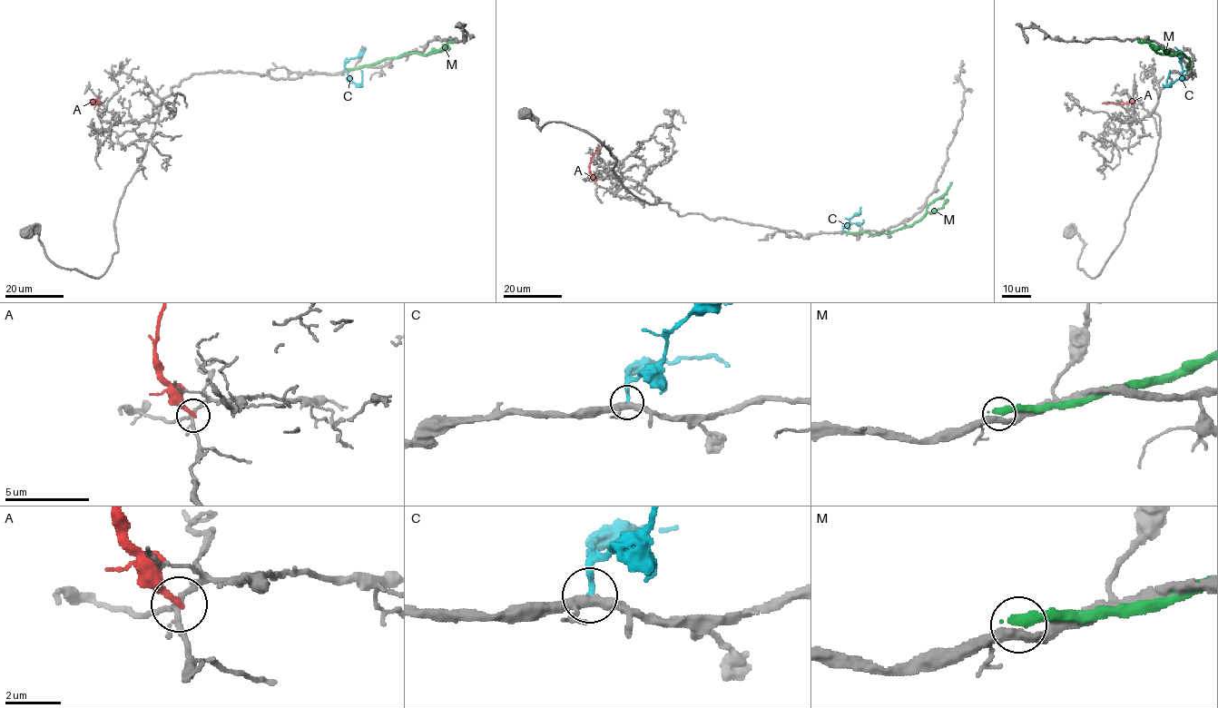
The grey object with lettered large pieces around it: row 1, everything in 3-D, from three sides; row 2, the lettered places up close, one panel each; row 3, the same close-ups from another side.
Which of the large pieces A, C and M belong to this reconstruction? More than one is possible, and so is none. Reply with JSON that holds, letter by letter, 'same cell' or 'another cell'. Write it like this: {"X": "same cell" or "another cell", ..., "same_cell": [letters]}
{"A": "another cell", "C": "same cell", "M": "another cell", "same_cell": ["C"]}

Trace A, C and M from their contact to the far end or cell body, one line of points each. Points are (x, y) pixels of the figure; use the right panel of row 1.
A: (1135, 99), (1123, 103), (1102, 103)
C: (1186, 70), (1167, 86), (1169, 70)
M: (1187, 70), (1189, 59), (1183, 54), (1158, 54), (1148, 43), (1137, 39)

